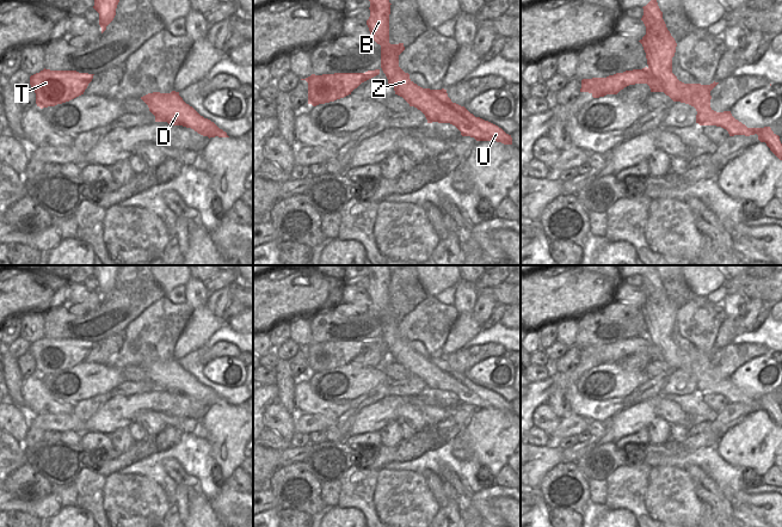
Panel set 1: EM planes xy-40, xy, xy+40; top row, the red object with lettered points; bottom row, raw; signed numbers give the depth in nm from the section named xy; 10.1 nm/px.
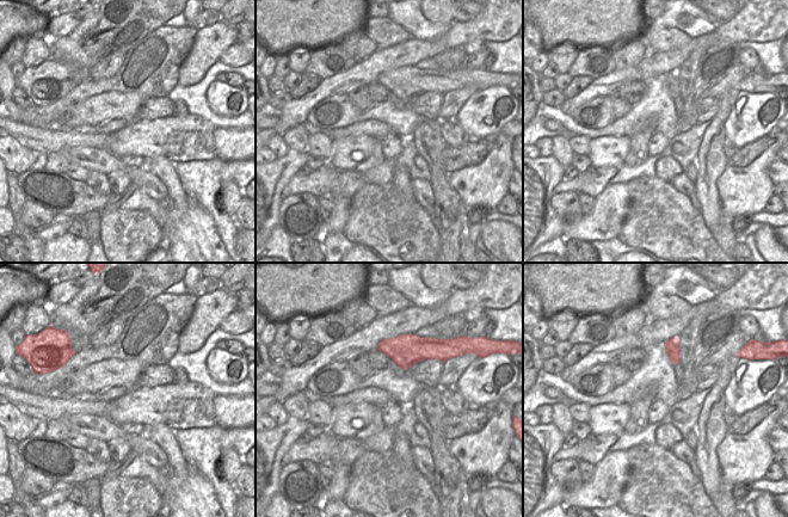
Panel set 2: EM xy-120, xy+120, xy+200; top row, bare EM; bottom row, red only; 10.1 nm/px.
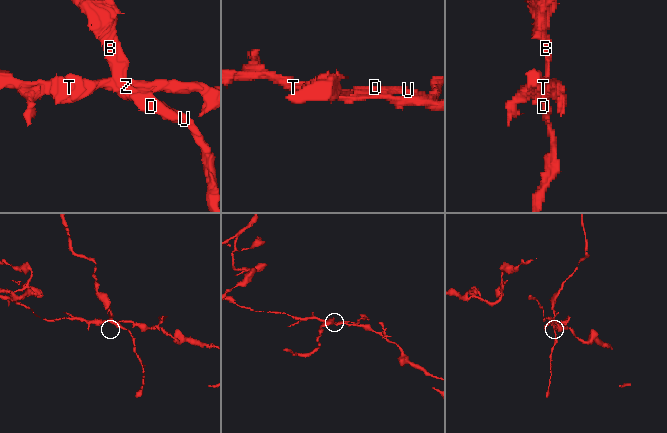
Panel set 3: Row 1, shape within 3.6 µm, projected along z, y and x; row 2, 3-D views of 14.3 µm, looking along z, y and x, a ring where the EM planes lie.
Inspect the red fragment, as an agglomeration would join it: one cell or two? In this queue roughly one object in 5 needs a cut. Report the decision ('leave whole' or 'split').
split

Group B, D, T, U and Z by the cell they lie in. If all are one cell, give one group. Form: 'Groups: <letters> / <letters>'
Groups: B D U Z / T

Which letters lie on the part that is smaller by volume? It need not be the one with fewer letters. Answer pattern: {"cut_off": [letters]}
{"cut_off": ["B", "D", "U", "Z"]}

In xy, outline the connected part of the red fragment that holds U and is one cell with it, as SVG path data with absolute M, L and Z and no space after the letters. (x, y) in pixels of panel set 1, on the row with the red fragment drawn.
M369 0L370 17L367 25L370 31L369 39L381 45L381 68L389 84L394 87L395 94L402 97L410 106L420 110L427 123L450 123L455 125L462 136L474 137L476 141L497 141L504 145L512 145L511 135L506 134L498 125L475 117L464 106L451 103L443 106L438 97L424 91L410 79L410 74L399 67L399 55L405 50L404 43L389 43L389 0Z

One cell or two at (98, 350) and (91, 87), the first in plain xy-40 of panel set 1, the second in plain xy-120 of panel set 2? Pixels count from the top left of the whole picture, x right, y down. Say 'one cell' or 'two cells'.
two cells

